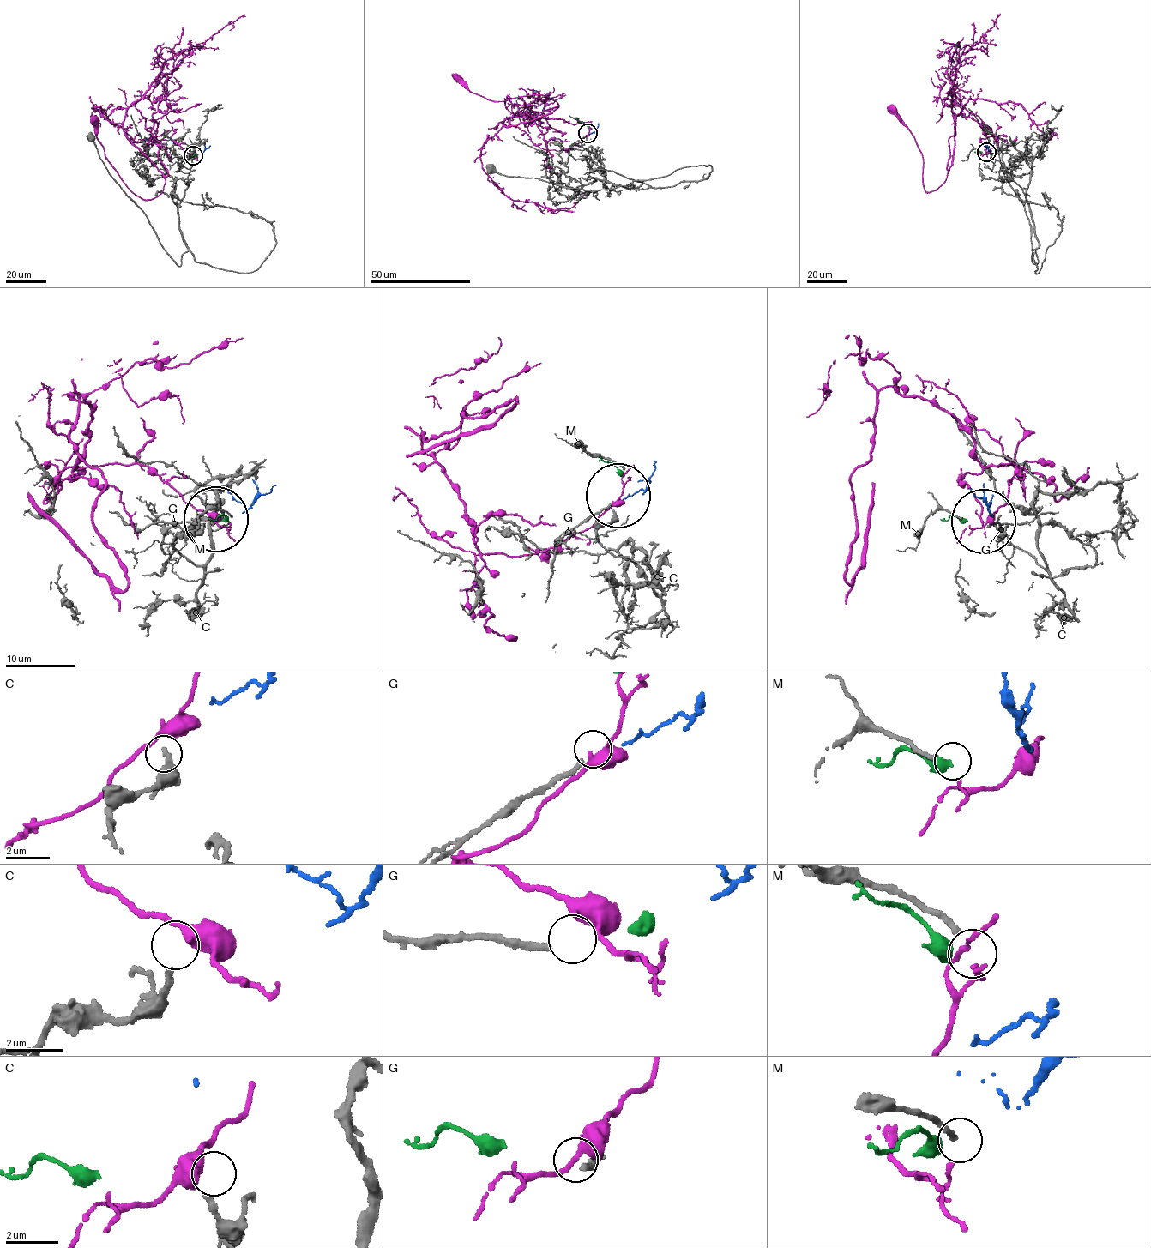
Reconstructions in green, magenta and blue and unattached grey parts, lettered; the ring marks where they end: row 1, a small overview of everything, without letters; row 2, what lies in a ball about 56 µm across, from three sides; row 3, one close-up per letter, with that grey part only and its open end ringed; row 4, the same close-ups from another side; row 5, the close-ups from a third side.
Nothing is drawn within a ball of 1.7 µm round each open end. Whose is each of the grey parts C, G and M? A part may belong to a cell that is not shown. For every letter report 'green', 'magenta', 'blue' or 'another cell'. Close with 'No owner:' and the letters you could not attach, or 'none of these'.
C: another cell
G: another cell
M: another cell
No owner: C, G, M

